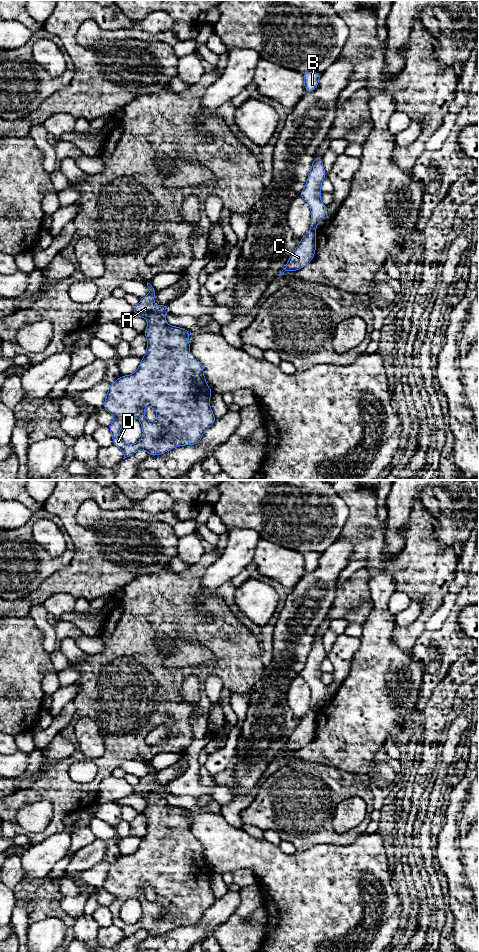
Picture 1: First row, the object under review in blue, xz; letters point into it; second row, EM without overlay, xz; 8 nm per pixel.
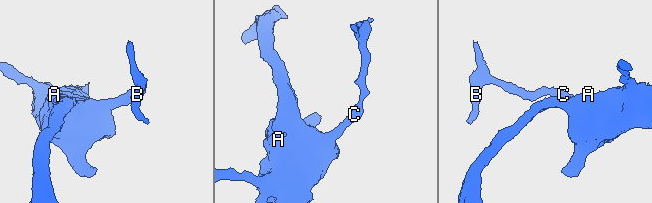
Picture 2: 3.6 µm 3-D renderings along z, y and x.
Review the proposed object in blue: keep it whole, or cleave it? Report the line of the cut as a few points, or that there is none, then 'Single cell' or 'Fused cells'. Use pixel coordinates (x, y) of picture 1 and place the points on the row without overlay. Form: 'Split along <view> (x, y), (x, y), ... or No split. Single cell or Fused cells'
No split. Single cell

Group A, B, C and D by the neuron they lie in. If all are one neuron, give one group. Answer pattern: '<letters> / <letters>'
A B C D

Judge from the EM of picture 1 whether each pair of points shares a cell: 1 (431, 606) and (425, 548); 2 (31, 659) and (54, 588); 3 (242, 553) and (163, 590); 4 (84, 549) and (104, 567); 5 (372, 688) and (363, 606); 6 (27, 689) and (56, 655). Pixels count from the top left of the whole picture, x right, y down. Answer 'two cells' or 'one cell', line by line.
1: one cell
2: two cells
3: two cells
4: one cell
5: two cells
6: two cells

